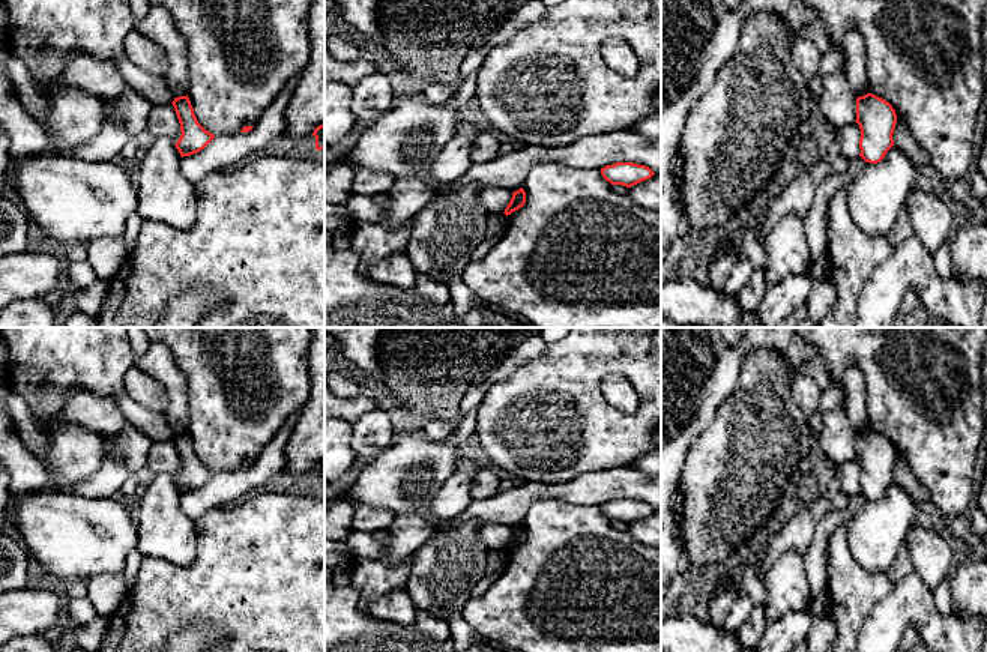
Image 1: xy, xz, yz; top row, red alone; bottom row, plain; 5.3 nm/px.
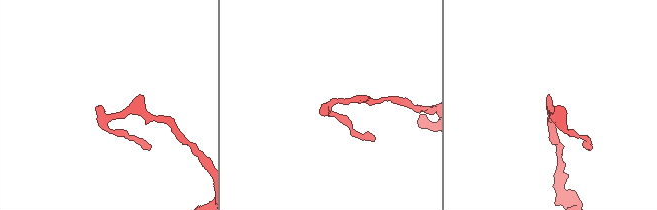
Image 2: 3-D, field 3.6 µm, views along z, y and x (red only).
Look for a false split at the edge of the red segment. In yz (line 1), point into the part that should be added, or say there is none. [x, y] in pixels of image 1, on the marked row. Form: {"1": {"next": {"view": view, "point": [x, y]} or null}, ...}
{"1": {"next": null}}

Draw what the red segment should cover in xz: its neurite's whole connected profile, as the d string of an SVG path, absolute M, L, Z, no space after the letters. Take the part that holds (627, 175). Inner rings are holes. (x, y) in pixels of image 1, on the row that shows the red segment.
M616 162L601 168L601 174L611 185L631 188L643 180L650 179L655 173L646 165L638 165L634 162Z

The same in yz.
M867 93L856 98L856 120L861 129L859 156L870 164L880 162L894 146L895 110L885 99Z

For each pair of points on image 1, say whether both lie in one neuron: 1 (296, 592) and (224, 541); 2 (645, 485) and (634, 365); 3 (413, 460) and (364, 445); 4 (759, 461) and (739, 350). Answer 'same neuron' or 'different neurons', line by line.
1: same neuron
2: different neurons
3: different neurons
4: different neurons

